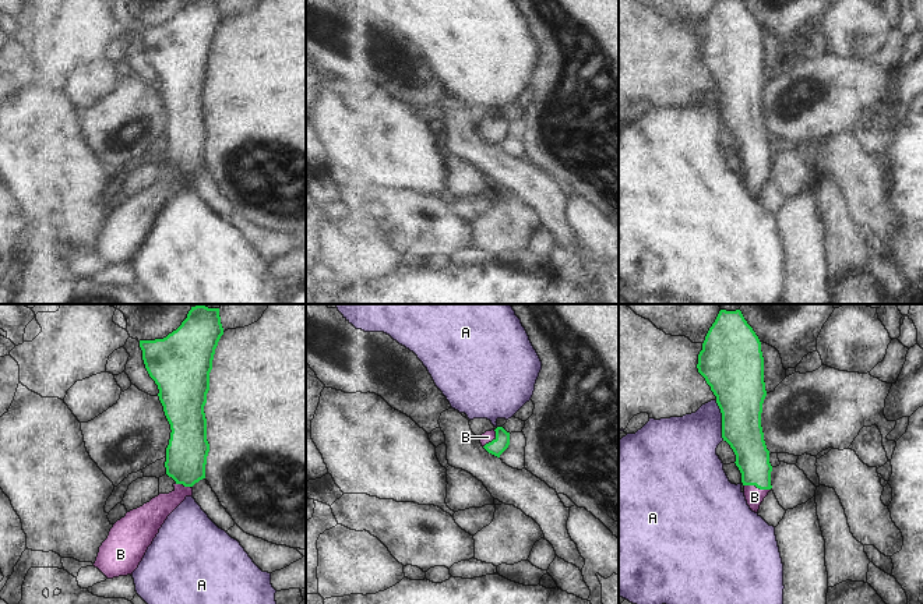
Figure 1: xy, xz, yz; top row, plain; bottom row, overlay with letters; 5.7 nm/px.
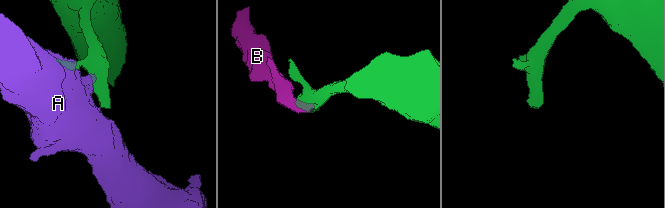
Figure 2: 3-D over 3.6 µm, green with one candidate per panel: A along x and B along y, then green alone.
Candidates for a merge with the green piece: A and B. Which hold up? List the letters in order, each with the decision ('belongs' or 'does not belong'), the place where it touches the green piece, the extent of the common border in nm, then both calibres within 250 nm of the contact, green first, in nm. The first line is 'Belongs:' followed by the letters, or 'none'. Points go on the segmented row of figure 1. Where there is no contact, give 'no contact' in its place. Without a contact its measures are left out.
Belongs: B
A: does not belong; meets green in yz at (722, 420); contact 240 nm long; 300 nm thick on the green side, 340 nm on the other
B: belongs; meets green in yz at (757, 487); contact 160 nm long; 190 nm thick on the green side, 100 nm on the other

